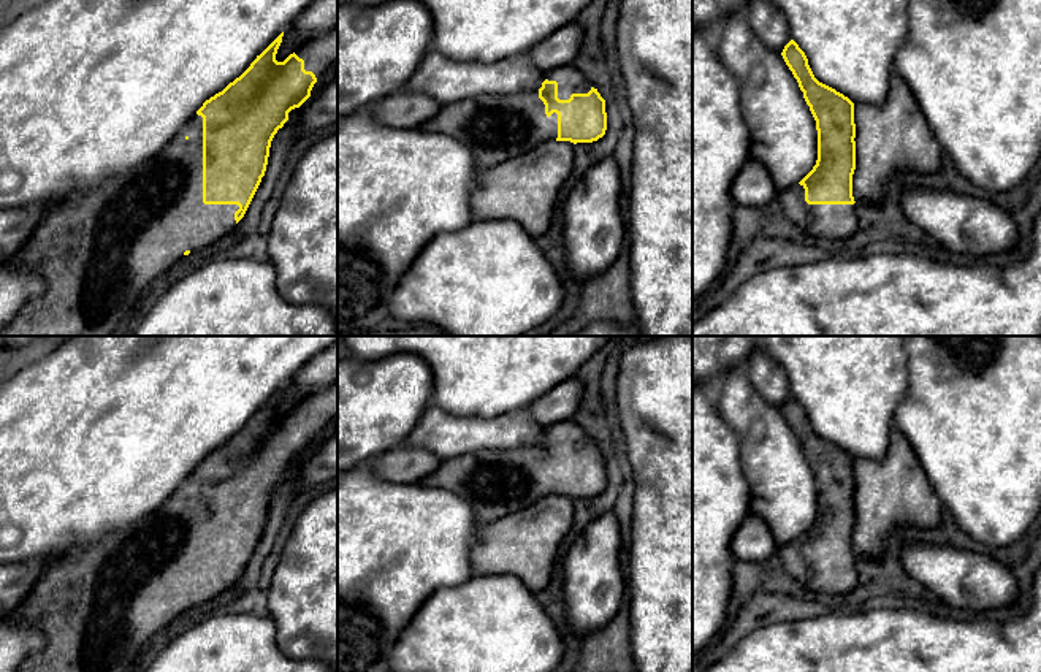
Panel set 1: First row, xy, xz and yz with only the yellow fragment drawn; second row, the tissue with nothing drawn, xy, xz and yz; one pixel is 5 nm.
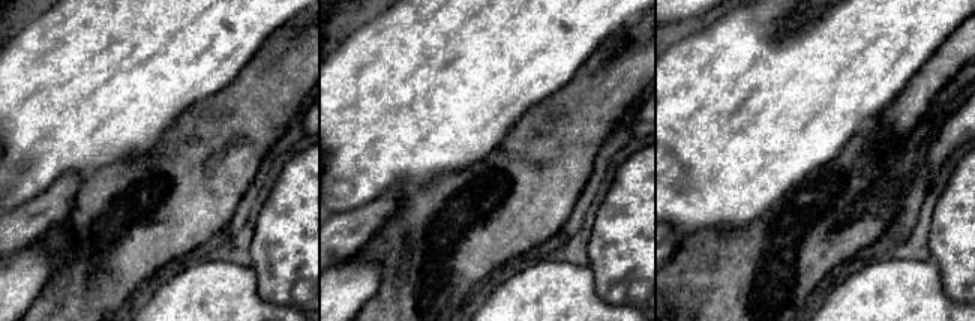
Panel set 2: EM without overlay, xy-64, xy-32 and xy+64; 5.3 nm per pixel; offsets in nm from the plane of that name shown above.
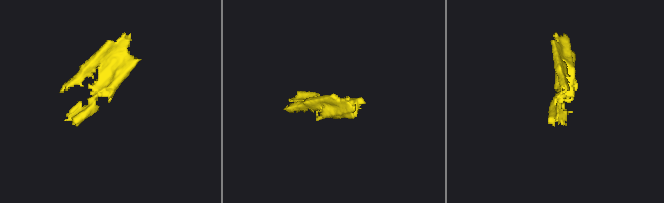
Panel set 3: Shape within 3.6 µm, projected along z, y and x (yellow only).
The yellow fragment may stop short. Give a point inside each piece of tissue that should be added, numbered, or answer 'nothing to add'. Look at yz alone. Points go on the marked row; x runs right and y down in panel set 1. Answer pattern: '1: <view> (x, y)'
1: yz (840, 222)

